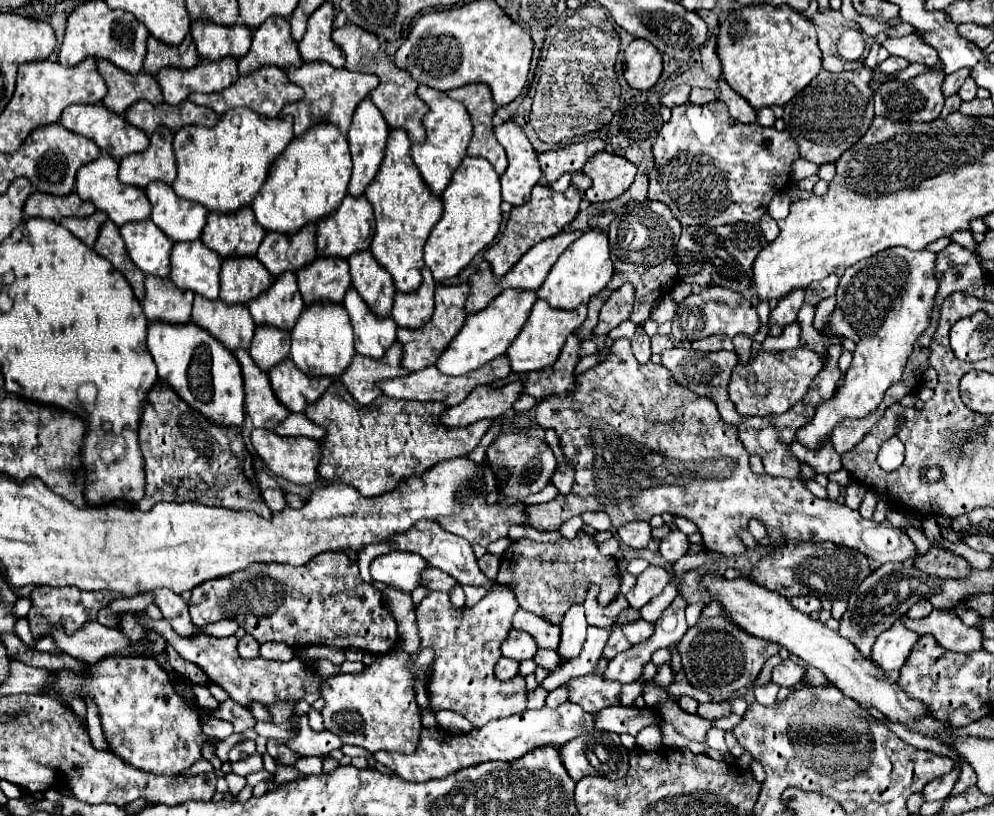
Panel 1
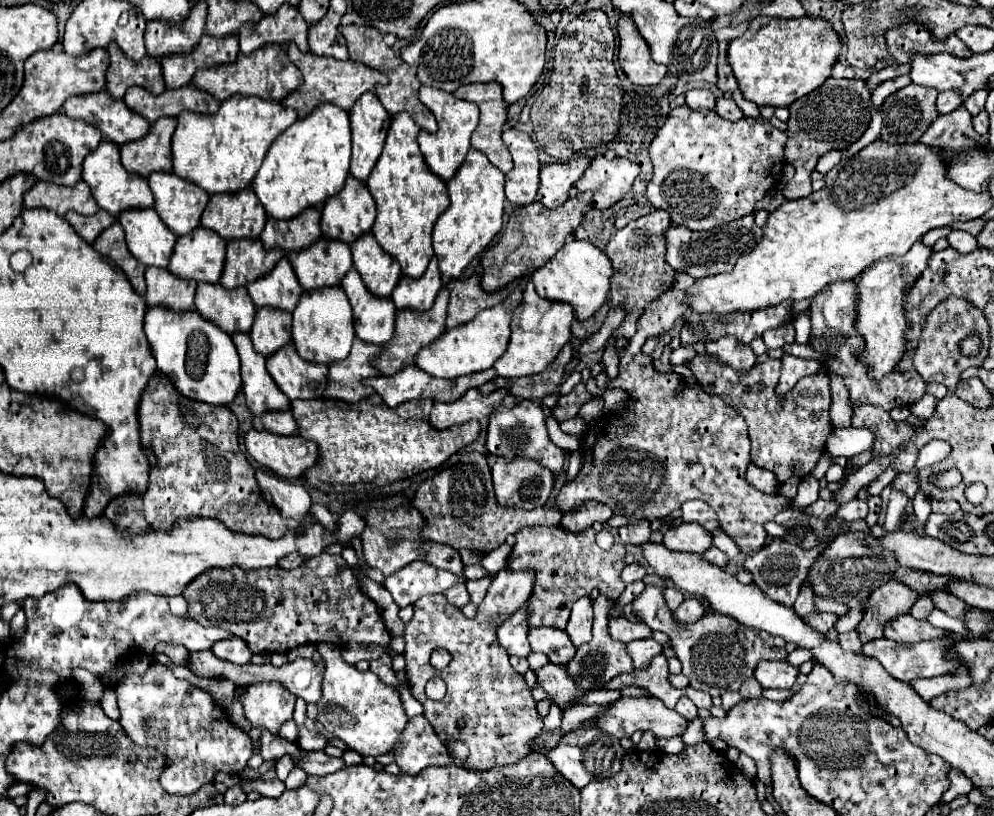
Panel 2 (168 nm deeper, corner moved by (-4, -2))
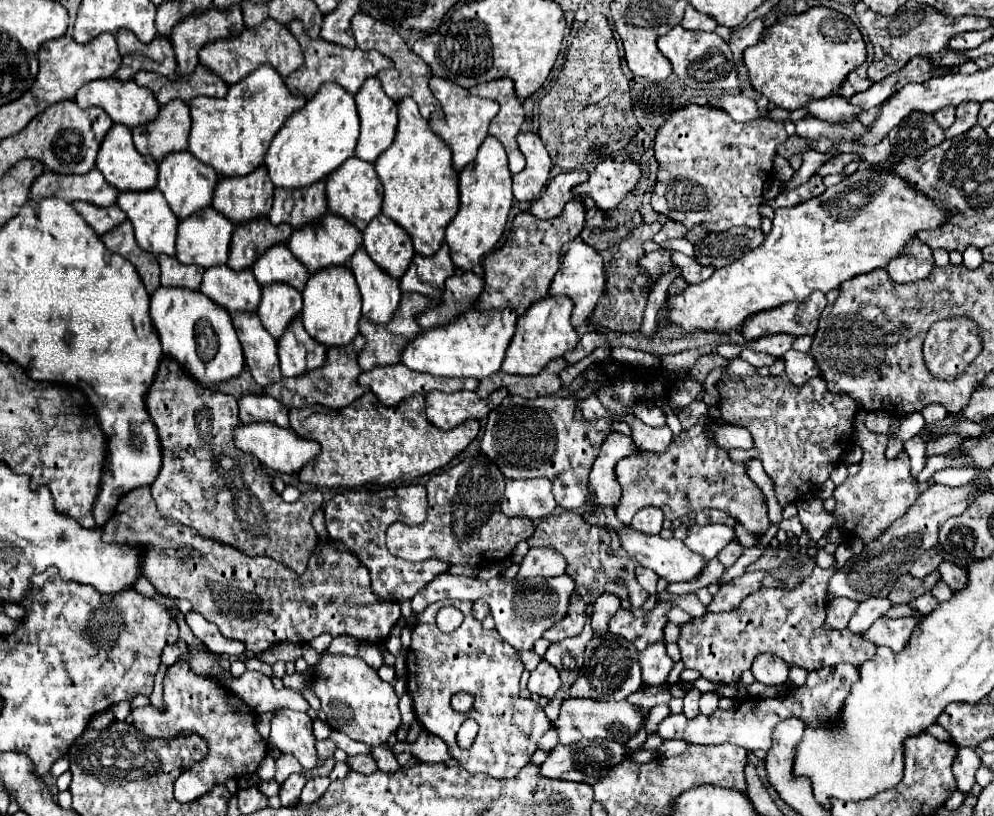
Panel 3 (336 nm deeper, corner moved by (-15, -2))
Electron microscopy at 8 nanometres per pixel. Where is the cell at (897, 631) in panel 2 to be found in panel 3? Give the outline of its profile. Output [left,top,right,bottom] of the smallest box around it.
[863,617,917,651]

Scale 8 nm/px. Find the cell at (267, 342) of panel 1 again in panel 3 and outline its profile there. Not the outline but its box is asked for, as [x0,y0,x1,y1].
[257,285,303,339]

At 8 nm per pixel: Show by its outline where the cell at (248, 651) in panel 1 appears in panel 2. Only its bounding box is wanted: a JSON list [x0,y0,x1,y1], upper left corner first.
[212,637,252,665]

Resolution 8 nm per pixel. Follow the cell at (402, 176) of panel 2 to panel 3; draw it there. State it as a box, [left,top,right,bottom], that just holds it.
[375,97,459,257]

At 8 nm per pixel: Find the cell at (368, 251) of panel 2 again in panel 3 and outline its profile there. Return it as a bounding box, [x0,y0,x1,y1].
[363,215,415,279]

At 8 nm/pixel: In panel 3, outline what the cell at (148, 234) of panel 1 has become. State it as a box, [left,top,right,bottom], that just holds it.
[117,189,177,255]

